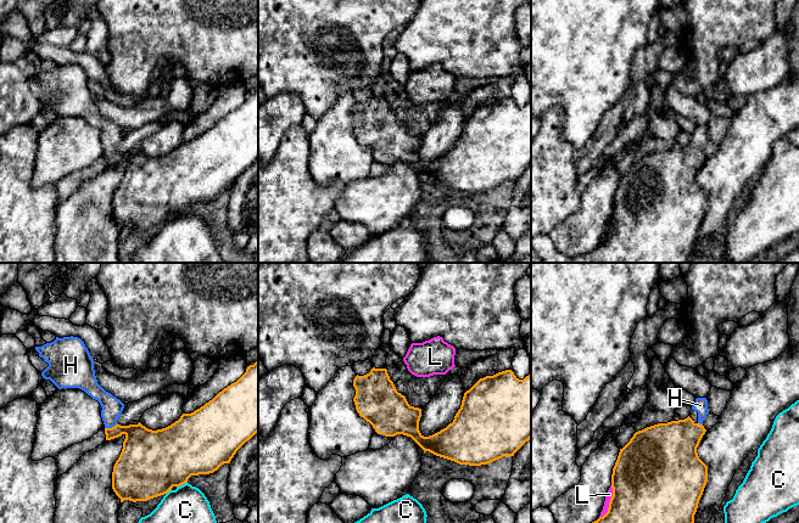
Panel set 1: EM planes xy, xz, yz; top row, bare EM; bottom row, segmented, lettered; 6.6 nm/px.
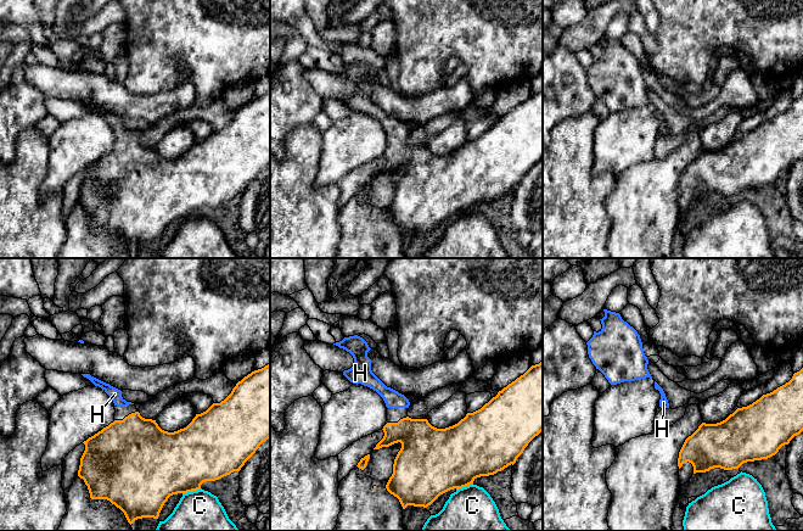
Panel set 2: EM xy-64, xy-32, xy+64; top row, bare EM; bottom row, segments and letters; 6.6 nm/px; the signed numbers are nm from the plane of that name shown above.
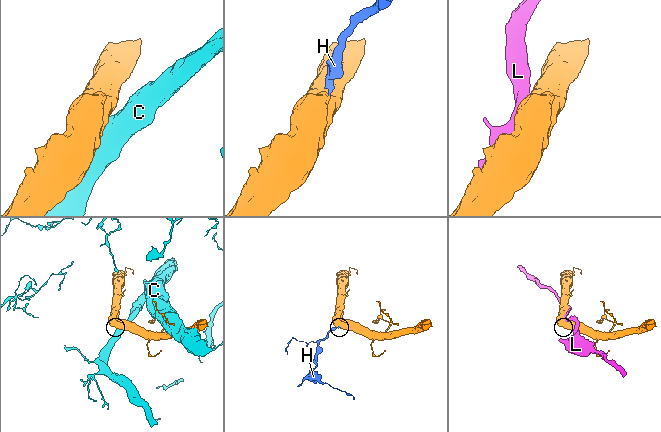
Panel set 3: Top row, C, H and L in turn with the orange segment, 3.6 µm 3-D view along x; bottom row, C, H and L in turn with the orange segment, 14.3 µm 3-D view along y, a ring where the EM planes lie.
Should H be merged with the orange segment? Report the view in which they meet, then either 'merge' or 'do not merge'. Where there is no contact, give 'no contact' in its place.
xy | merge

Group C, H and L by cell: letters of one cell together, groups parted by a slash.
C / H / L

